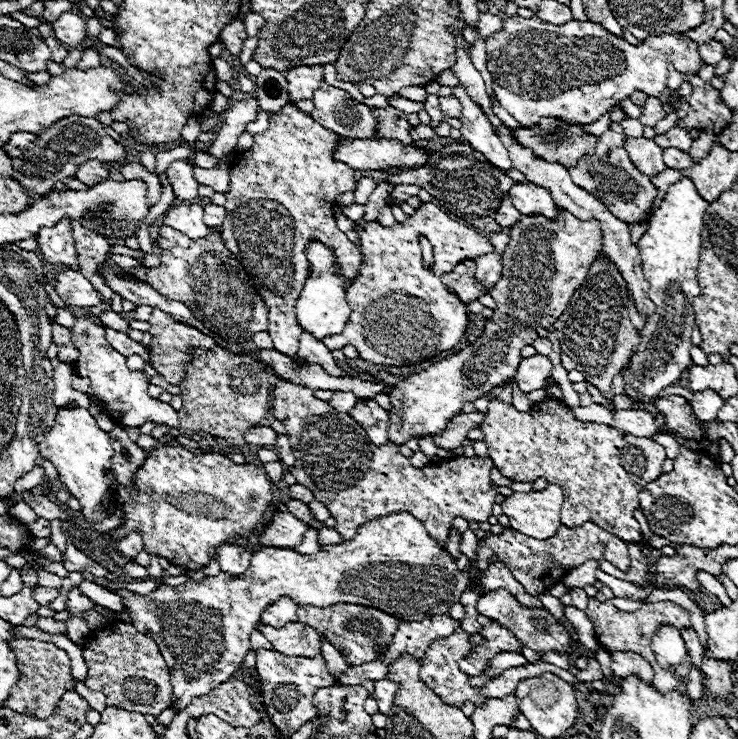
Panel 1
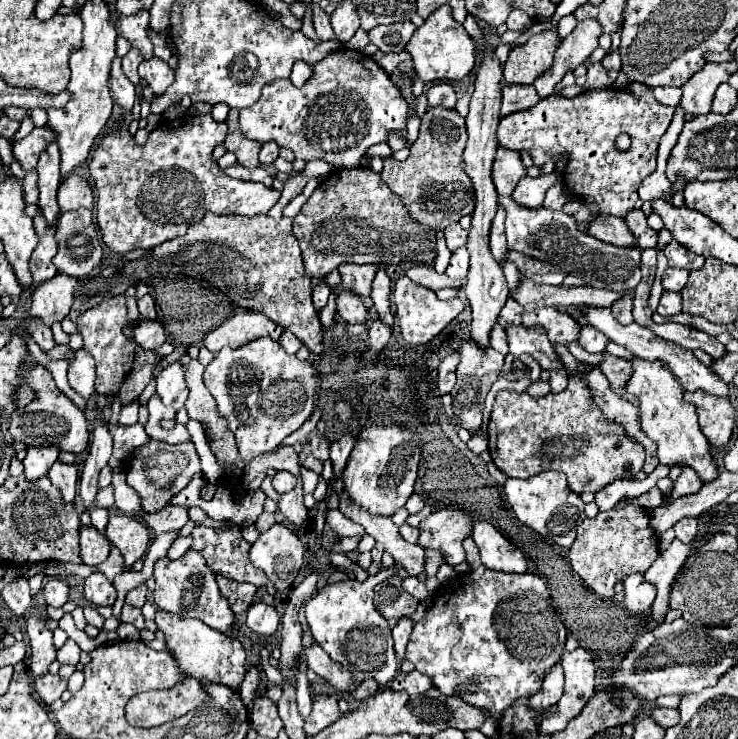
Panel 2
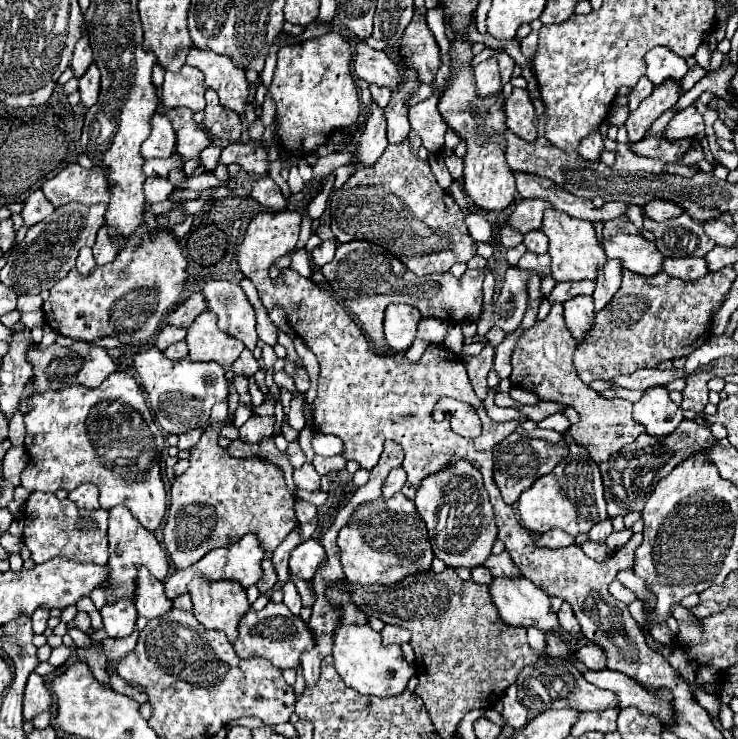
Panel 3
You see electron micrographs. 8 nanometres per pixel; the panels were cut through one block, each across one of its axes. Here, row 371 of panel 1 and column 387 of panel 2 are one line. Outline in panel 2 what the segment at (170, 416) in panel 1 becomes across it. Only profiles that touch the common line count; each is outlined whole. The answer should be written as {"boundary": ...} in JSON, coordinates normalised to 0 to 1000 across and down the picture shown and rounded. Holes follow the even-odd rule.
{"boundary":[[[461,65],[461,70],[453,70],[447,76],[442,76],[442,81],[431,84],[431,92],[425,92],[425,100],[423,106],[415,108],[415,114],[409,119],[401,119],[393,108],[371,108],[366,114],[360,114],[360,119],[355,119],[355,130],[350,133],[350,138],[339,146],[331,146],[325,149],[325,179],[328,184],[339,187],[339,189],[350,189],[350,192],[363,192],[363,189],[374,189],[377,198],[382,200],[393,200],[401,214],[407,217],[428,217],[428,214],[436,214],[442,219],[450,219],[455,227],[477,227],[477,225],[485,225],[485,217],[493,211],[493,206],[504,198],[504,195],[512,195],[512,192],[523,192],[523,179],[526,176],[547,176],[550,173],[550,157],[553,157],[553,138],[545,133],[539,116],[528,108],[528,103],[512,89],[509,81],[504,81],[501,76],[496,73],[482,73],[482,68],[472,68],[472,65]]]}

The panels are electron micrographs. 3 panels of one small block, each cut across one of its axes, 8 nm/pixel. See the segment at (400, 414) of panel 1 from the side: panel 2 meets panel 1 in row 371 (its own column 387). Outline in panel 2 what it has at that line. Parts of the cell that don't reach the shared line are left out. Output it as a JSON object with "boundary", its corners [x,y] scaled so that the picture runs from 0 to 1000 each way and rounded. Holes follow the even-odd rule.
{"boundary":[[[504,574],[493,585],[488,585],[485,598],[472,620],[472,628],[463,641],[466,652],[466,666],[472,666],[474,682],[501,693],[501,696],[515,696],[515,698],[531,698],[537,690],[542,690],[550,677],[561,666],[561,652],[564,652],[564,636],[569,625],[569,593],[561,585],[542,582],[537,574]]]}

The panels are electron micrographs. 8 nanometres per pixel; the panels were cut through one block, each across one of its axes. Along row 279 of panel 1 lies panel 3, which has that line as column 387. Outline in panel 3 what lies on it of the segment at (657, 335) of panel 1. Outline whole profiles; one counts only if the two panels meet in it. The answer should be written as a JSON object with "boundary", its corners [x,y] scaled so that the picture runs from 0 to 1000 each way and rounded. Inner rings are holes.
{"boundary":[[[499,844],[455,847],[450,888],[453,888],[453,901],[463,915],[463,920],[482,936],[491,936],[499,942],[512,942],[512,945],[539,942],[550,934],[550,926],[561,912],[561,904],[558,899],[550,896],[542,874],[534,874],[534,871],[520,874],[515,855],[504,853]]]}

